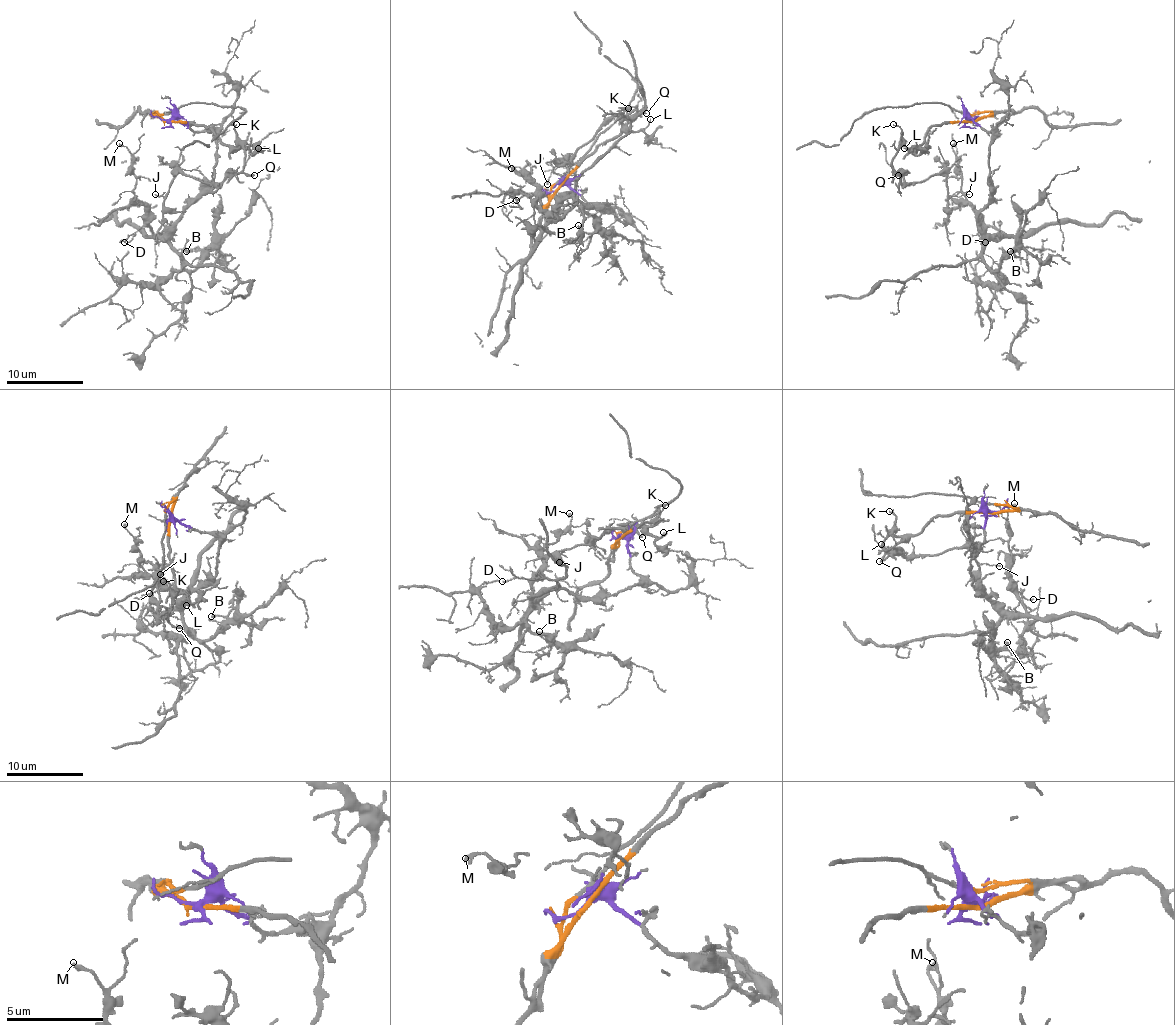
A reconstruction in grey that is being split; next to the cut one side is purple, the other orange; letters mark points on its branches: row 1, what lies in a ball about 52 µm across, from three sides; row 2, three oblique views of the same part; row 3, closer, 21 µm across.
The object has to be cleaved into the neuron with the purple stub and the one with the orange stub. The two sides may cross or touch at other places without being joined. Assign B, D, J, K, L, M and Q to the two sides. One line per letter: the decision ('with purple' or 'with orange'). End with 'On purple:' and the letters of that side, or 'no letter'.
B: with purple
D: with purple
J: with orange
K: with orange
L: with orange
M: with purple
Q: with orange
On purple: B, D, M

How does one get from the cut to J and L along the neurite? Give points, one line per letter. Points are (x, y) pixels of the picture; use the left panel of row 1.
J: (166, 120), (203, 124), (226, 145), (245, 150), (245, 166), (218, 183), (178, 173), (165, 196), (155, 194)
L: (166, 120), (203, 124), (226, 145), (245, 147), (253, 154), (258, 148)

